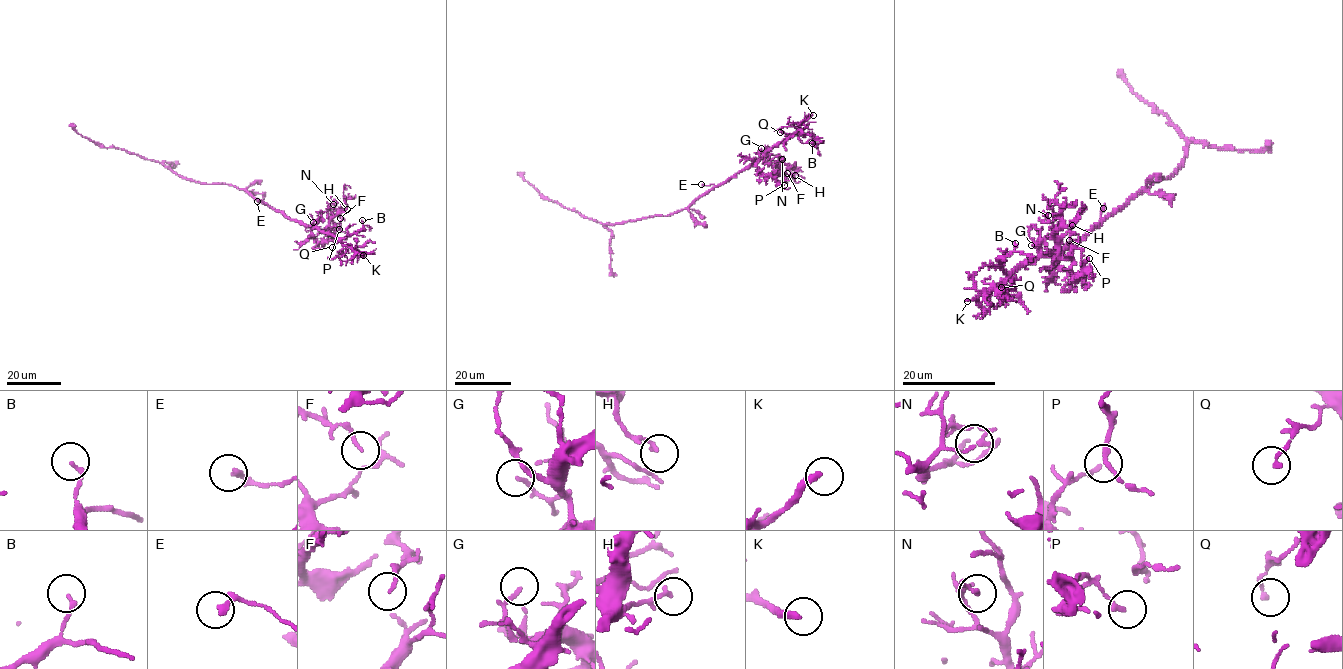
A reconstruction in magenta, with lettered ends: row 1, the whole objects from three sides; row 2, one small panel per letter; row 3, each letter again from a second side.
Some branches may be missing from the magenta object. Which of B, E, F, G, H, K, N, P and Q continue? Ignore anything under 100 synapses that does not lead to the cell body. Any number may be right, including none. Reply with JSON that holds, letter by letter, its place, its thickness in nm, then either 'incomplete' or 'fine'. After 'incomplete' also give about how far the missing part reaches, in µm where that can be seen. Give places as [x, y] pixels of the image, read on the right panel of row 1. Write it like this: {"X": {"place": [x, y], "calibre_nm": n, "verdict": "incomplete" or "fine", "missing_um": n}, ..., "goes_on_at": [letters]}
{"B": {"place": [1015, 243], "calibre_nm": 160, "verdict": "fine"}, "E": {"place": [1103, 208], "calibre_nm": 260, "verdict": "fine"}, "F": {"place": [1069, 240], "calibre_nm": 130, "verdict": "fine"}, "G": {"place": [1031, 245], "calibre_nm": 140, "verdict": "fine"}, "H": {"place": [1072, 225], "calibre_nm": 110, "verdict": "fine"}, "K": {"place": [967, 301], "calibre_nm": 280, "verdict": "incomplete", "missing_um": 45}, "N": {"place": [1048, 215], "calibre_nm": 180, "verdict": "fine"}, "P": {"place": [1089, 258], "calibre_nm": 160, "verdict": "fine"}, "Q": {"place": [1001, 287], "calibre_nm": 180, "verdict": "fine"}, "goes_on_at": ["K"]}

